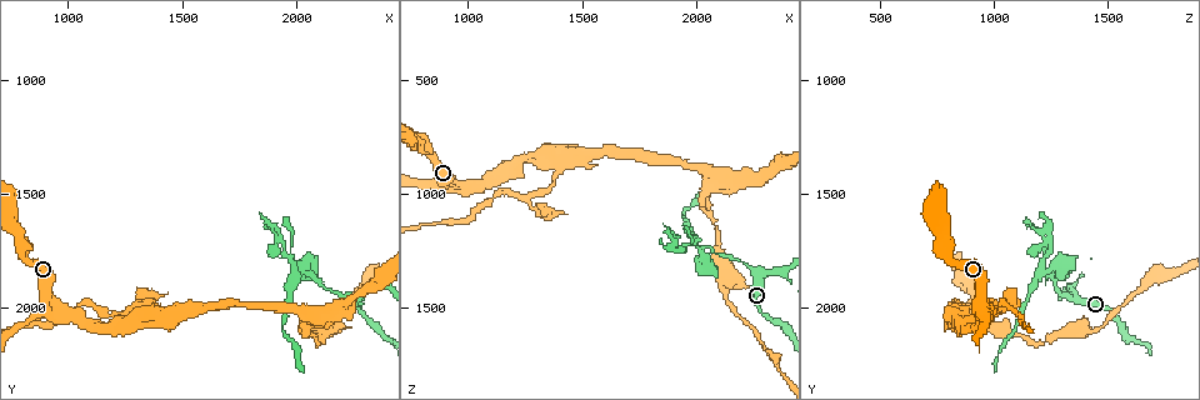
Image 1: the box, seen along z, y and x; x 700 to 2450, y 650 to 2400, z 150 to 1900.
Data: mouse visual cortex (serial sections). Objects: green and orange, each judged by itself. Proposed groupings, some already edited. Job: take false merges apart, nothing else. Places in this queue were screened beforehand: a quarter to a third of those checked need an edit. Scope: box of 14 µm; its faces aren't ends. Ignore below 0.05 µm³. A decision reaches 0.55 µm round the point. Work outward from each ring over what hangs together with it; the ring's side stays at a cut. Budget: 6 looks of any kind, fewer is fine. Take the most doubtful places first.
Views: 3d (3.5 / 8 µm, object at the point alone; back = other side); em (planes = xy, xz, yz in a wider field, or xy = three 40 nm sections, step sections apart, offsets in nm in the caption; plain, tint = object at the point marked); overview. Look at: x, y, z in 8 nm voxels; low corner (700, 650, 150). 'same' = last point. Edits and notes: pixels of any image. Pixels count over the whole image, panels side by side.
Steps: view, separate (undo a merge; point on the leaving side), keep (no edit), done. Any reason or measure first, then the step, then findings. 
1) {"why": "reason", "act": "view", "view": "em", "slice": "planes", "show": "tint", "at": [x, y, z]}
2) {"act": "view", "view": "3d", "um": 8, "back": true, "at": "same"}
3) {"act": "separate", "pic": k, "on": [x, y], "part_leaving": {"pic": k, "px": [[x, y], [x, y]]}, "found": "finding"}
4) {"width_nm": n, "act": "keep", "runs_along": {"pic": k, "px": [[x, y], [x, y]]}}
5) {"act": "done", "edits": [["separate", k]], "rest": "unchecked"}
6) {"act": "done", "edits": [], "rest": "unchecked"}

{"why": "sharp bend", "act": "view", "view": "3d", "um": 8, "at": [2040, 1830, 1320]}

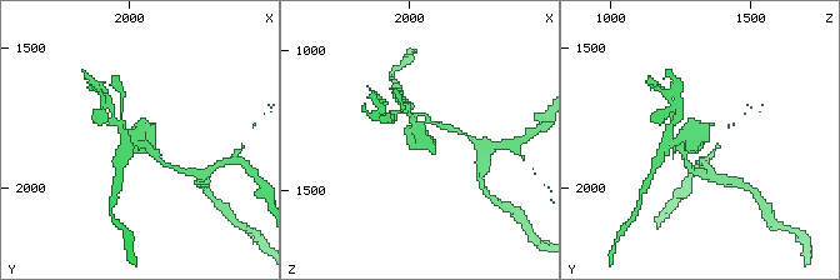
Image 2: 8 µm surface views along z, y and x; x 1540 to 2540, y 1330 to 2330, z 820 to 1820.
{"act": "view", "view": "3d", "um": 3.5, "at": [2040, 1830, 1310]}

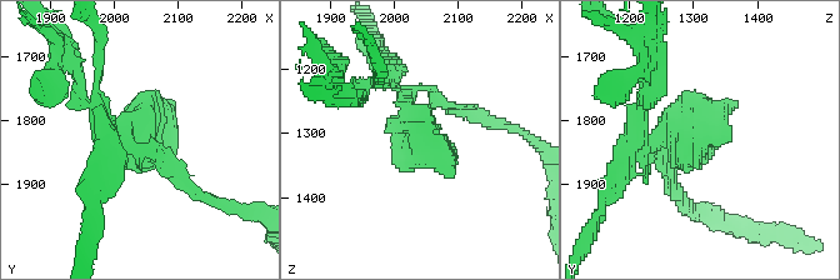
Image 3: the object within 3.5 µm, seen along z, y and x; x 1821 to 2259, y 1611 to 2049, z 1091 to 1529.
{"why": "shape alone is not enough", "act": "view", "view": "em", "slice": "xy", "step": 1, "show": "tint", "at": [2040, 1825, 1305]}

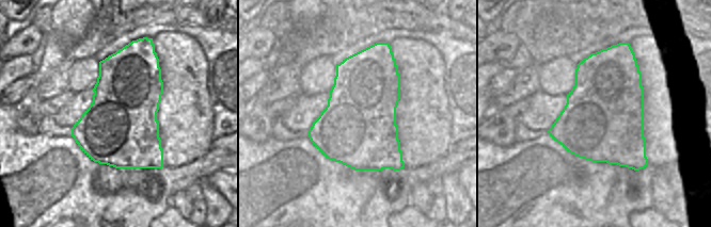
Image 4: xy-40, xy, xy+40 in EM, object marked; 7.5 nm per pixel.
{"act": "separate", "pic": 3, "on": [685, 124], "part_leaving": {"pic": 3, "px": [[669, 150], [638, 116]]}, "found": "two cells meet here"}

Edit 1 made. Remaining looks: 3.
{"why": "see it whole again", "act": "view", "view": "overview"}

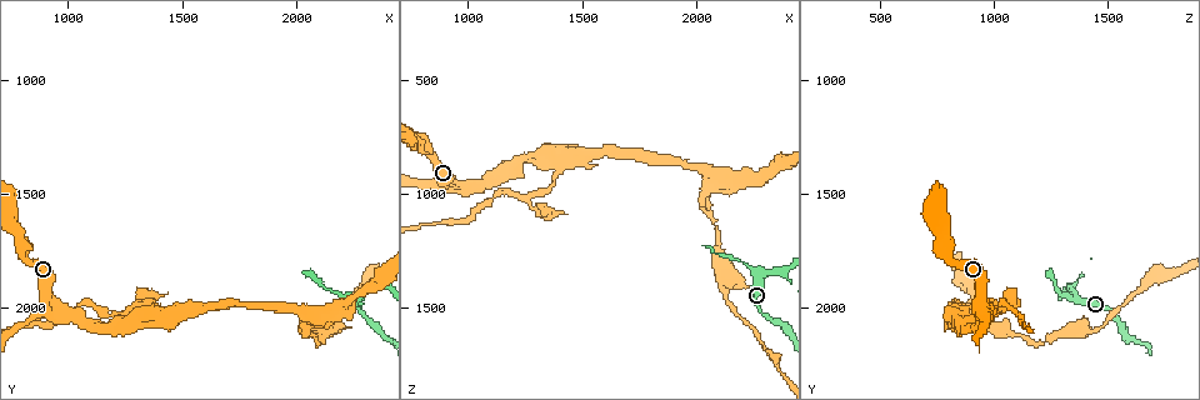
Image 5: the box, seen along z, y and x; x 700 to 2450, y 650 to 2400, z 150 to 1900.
{"why": "sharp bend", "act": "view", "view": "3d", "um": 3.5, "at": [890, 2000, 950]}

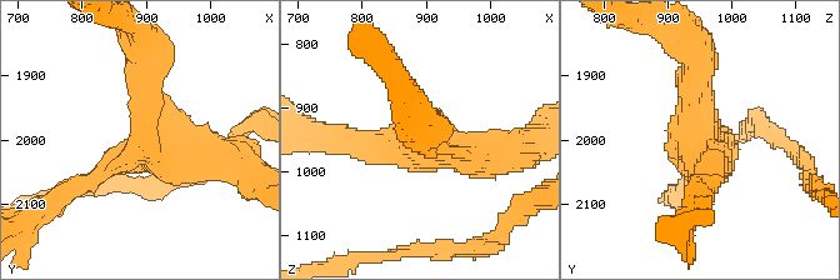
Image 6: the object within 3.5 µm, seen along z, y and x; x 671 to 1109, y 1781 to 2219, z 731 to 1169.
{"act": "view", "view": "em", "slice": "planes", "show": "tint", "at": [900, 2000, 950]}

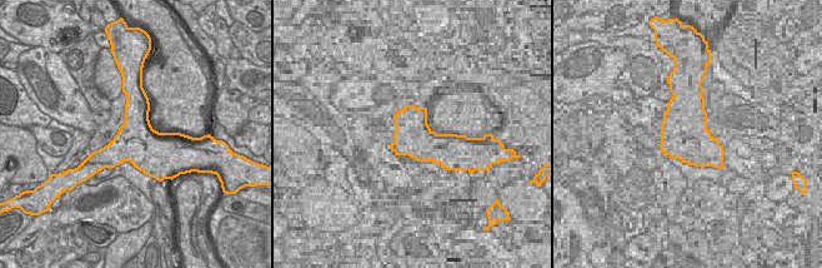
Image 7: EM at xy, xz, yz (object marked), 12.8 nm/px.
{"width_nm": 550, "act": "keep", "runs_along": {"pic": 6, "px": [[143, 61], [146, 141], [224, 156]]}, "found": "continuous, no second cell"}

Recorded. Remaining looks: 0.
{"act": "done", "edits": [["separate", 3]], "rest": "unchecked"}

